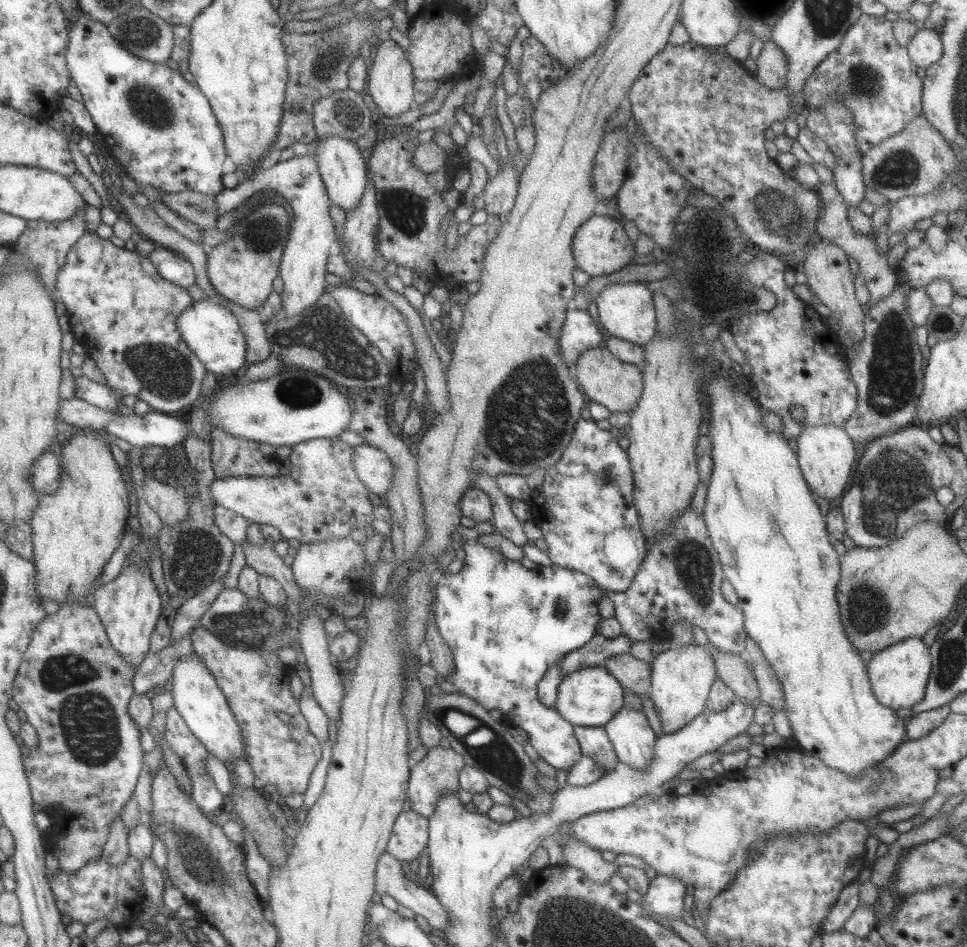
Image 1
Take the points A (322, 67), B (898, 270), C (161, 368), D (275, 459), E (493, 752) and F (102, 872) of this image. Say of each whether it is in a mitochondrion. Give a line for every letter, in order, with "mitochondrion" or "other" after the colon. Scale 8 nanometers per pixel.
A: mitochondrion
B: other
C: mitochondrion
D: other
E: mitochondrion
F: other

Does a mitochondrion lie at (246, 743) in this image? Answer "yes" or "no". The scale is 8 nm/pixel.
no

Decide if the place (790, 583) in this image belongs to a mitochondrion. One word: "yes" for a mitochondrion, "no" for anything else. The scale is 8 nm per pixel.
no

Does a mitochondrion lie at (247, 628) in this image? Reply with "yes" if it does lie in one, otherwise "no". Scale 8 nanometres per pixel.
yes

